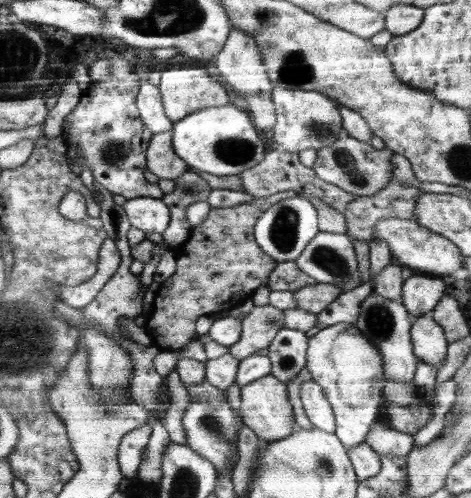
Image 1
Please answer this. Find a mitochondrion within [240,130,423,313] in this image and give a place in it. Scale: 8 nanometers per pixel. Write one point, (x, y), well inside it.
(284, 229)

